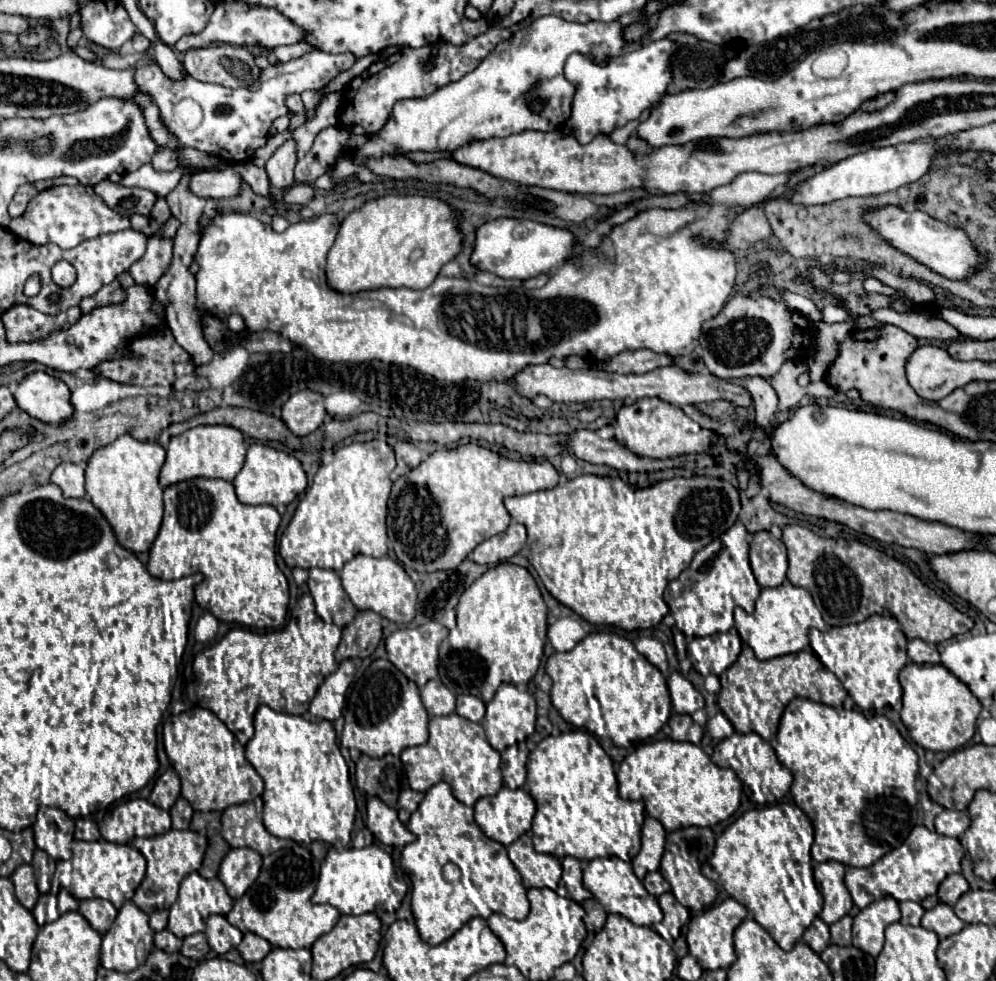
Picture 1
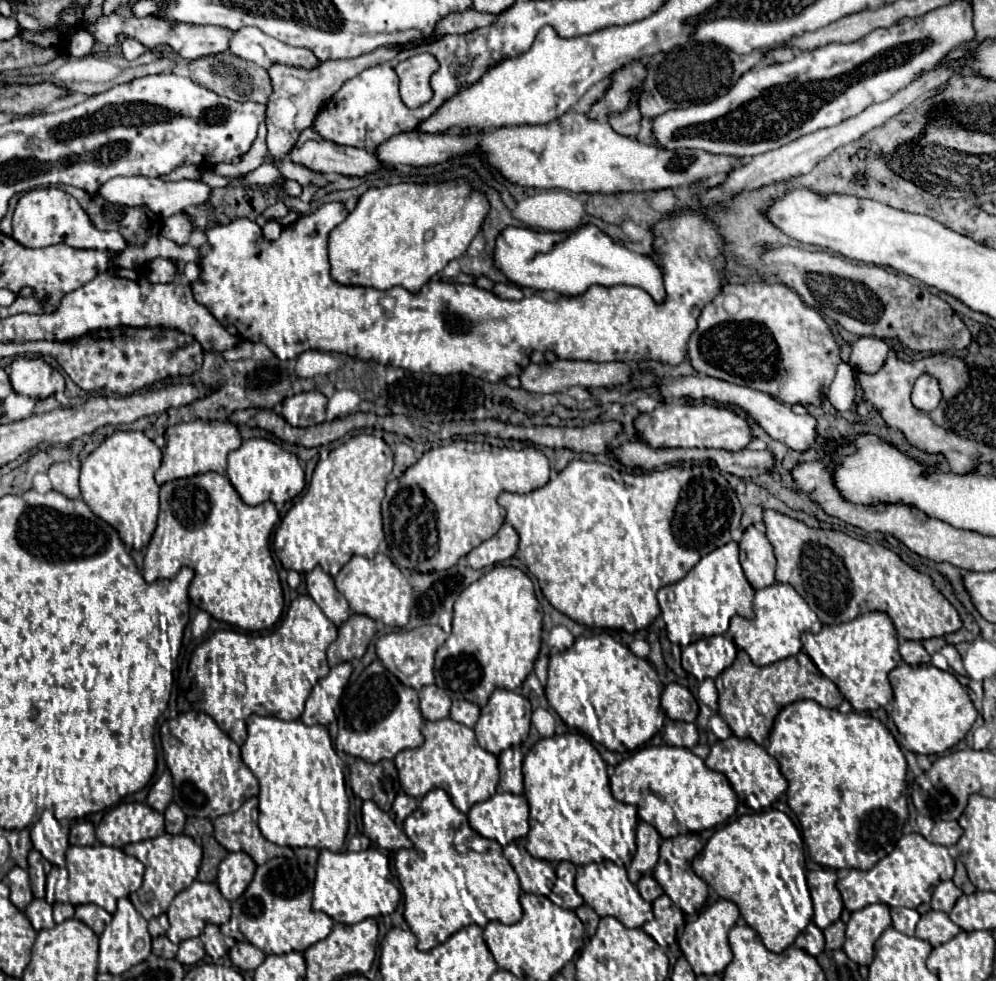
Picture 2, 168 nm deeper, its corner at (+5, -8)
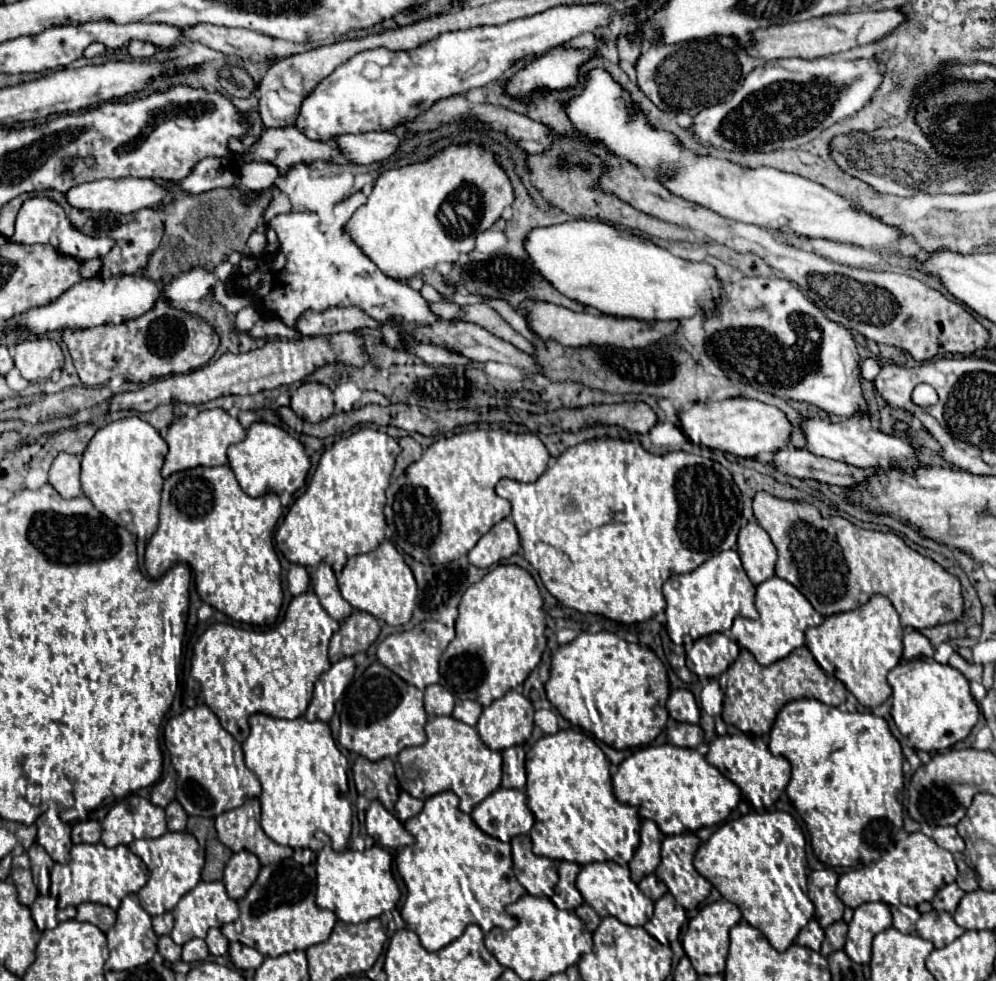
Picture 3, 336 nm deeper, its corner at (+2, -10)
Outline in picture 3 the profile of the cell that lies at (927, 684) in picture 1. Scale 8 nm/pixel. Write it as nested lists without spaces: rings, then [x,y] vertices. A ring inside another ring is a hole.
[[[935,658],[901,660],[889,670],[887,680],[893,688],[891,716],[899,732],[907,738],[913,750],[939,752],[967,738],[979,718],[979,708],[969,692],[967,678],[949,664],[939,664]]]

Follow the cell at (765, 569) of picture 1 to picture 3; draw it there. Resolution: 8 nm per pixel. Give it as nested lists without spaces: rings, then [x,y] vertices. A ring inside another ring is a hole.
[[[749,522],[747,526],[741,528],[737,540],[737,554],[743,562],[749,580],[755,586],[775,576],[777,550],[769,534],[765,534],[765,530],[757,522]]]

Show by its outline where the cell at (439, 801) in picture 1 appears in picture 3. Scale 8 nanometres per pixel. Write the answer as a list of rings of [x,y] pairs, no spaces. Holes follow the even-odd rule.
[[[439,792],[427,798],[421,814],[409,818],[405,822],[405,828],[415,836],[415,846],[413,844],[405,846],[403,850],[399,850],[394,859],[397,870],[407,886],[407,900],[401,908],[401,916],[408,924],[407,927],[417,932],[425,950],[429,952],[441,950],[443,946],[459,938],[469,924],[481,926],[483,932],[489,932],[493,926],[511,930],[517,924],[517,920],[509,916],[505,910],[509,904],[517,902],[525,894],[525,888],[517,882],[513,874],[511,846],[481,832],[479,826],[471,820],[471,816],[459,810],[459,798],[453,792]]]

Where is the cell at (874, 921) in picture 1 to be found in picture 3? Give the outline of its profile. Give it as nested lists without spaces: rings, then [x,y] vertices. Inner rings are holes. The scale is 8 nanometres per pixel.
[[[867,902],[855,908],[853,920],[849,922],[845,952],[855,964],[869,964],[871,942],[875,934],[891,926],[891,910],[883,902]]]

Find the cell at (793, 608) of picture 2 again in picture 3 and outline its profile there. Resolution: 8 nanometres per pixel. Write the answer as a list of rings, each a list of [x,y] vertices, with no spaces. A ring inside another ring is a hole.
[[[769,578],[757,586],[757,598],[755,606],[759,610],[759,620],[749,618],[737,618],[731,628],[731,636],[735,636],[735,642],[741,648],[747,648],[755,660],[761,666],[769,666],[785,656],[789,656],[795,648],[805,644],[805,630],[809,626],[819,626],[823,622],[823,616],[815,612],[811,602],[789,582],[783,578]]]

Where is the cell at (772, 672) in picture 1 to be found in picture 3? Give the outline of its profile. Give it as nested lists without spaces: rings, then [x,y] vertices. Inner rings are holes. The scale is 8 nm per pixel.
[[[801,646],[793,650],[787,658],[777,660],[775,664],[761,666],[753,658],[749,650],[740,650],[737,662],[729,666],[719,678],[720,687],[724,692],[722,719],[727,724],[733,724],[744,733],[751,732],[755,736],[769,734],[777,712],[793,700],[799,698],[817,698],[823,704],[839,706],[847,698],[847,688],[837,678],[825,674],[821,666],[815,662],[813,654],[807,650],[807,646]]]

